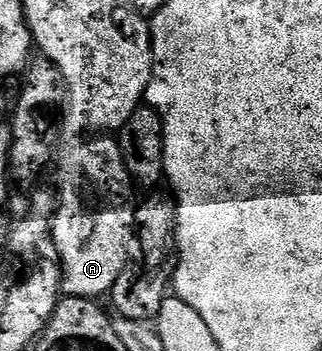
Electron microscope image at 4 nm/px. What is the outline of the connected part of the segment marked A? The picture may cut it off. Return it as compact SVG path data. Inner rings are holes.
M90 137L85 141L75 142L71 147L74 148L72 148L71 151L63 157L63 159L61 156L61 158L59 158L56 163L56 168L58 167L58 183L60 186L62 186L62 204L59 205L58 212L56 212L55 215L53 212L52 215L52 243L54 239L54 247L56 250L58 250L56 259L62 269L62 295L66 297L75 295L81 299L92 299L98 301L103 298L101 295L109 296L111 292L113 292L116 281L120 277L120 273L126 264L130 236L134 233L134 208L136 206L136 198L134 199L134 189L136 189L136 183L133 179L130 178L129 171L125 167L121 145L117 138Z

